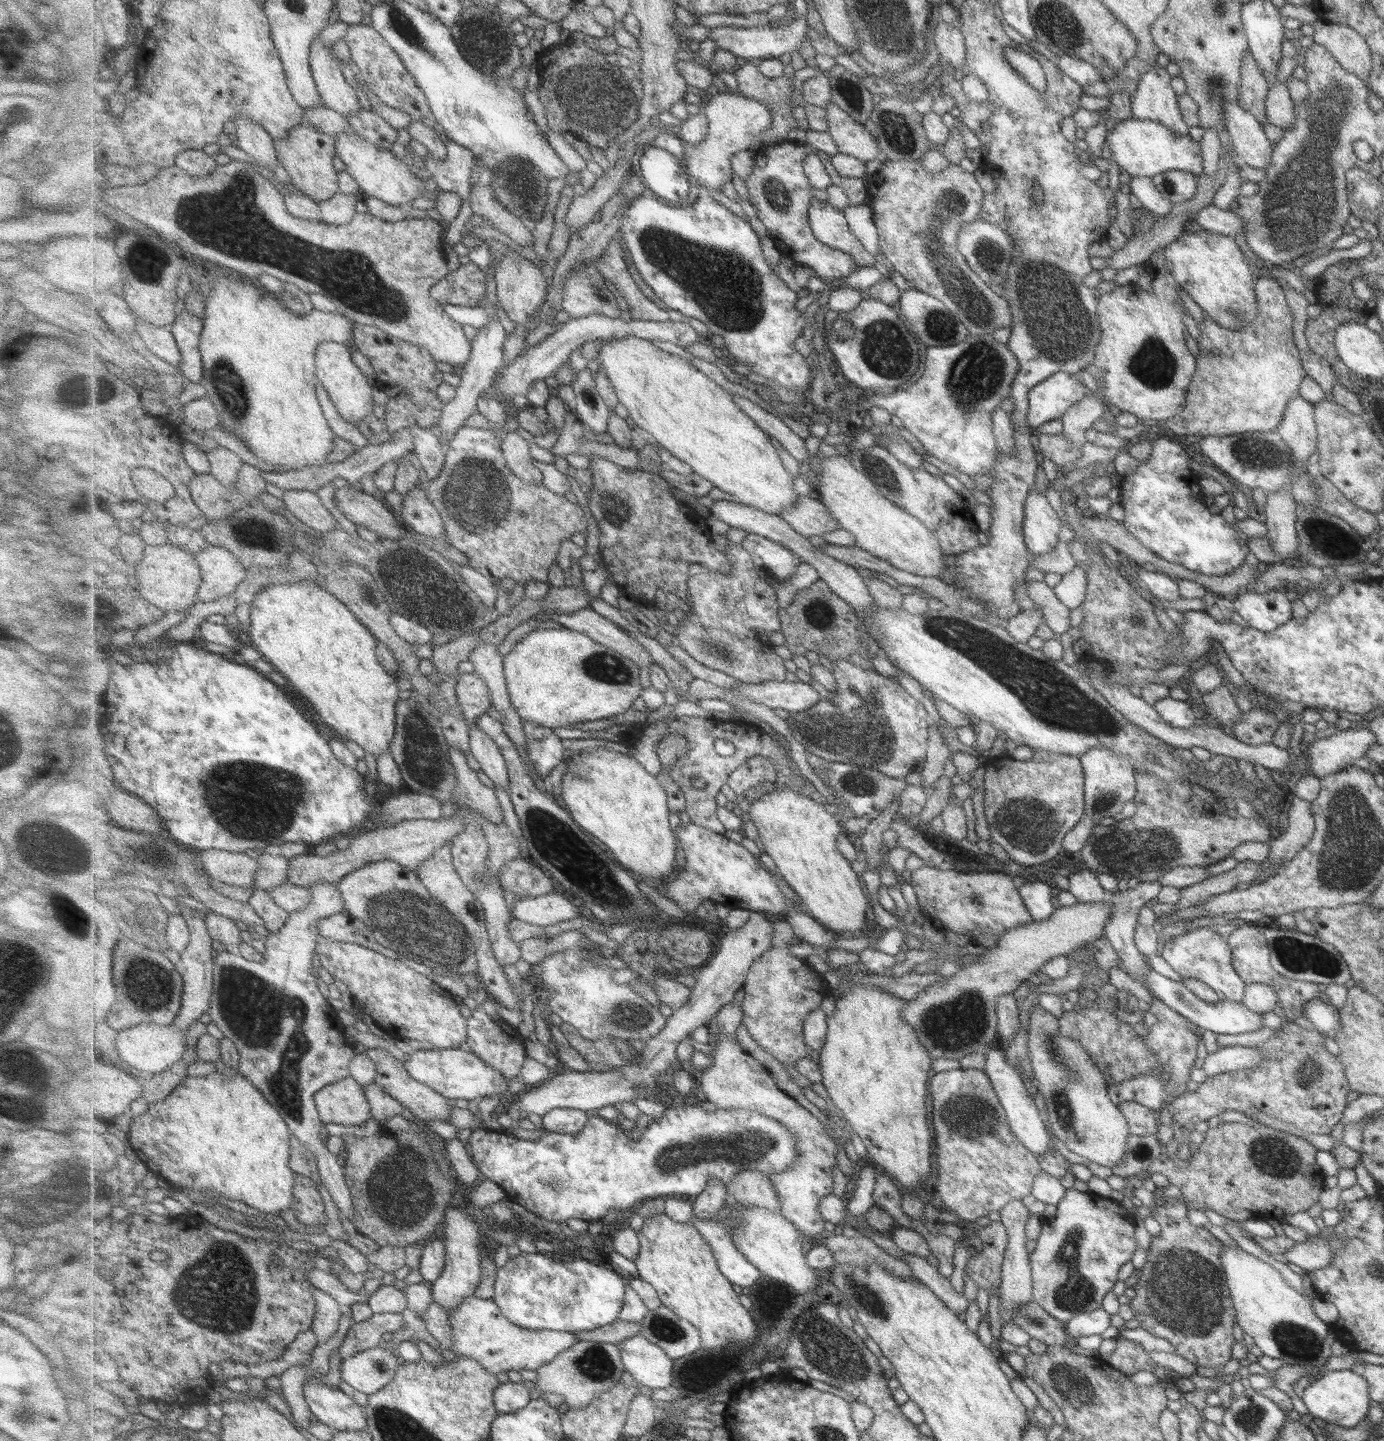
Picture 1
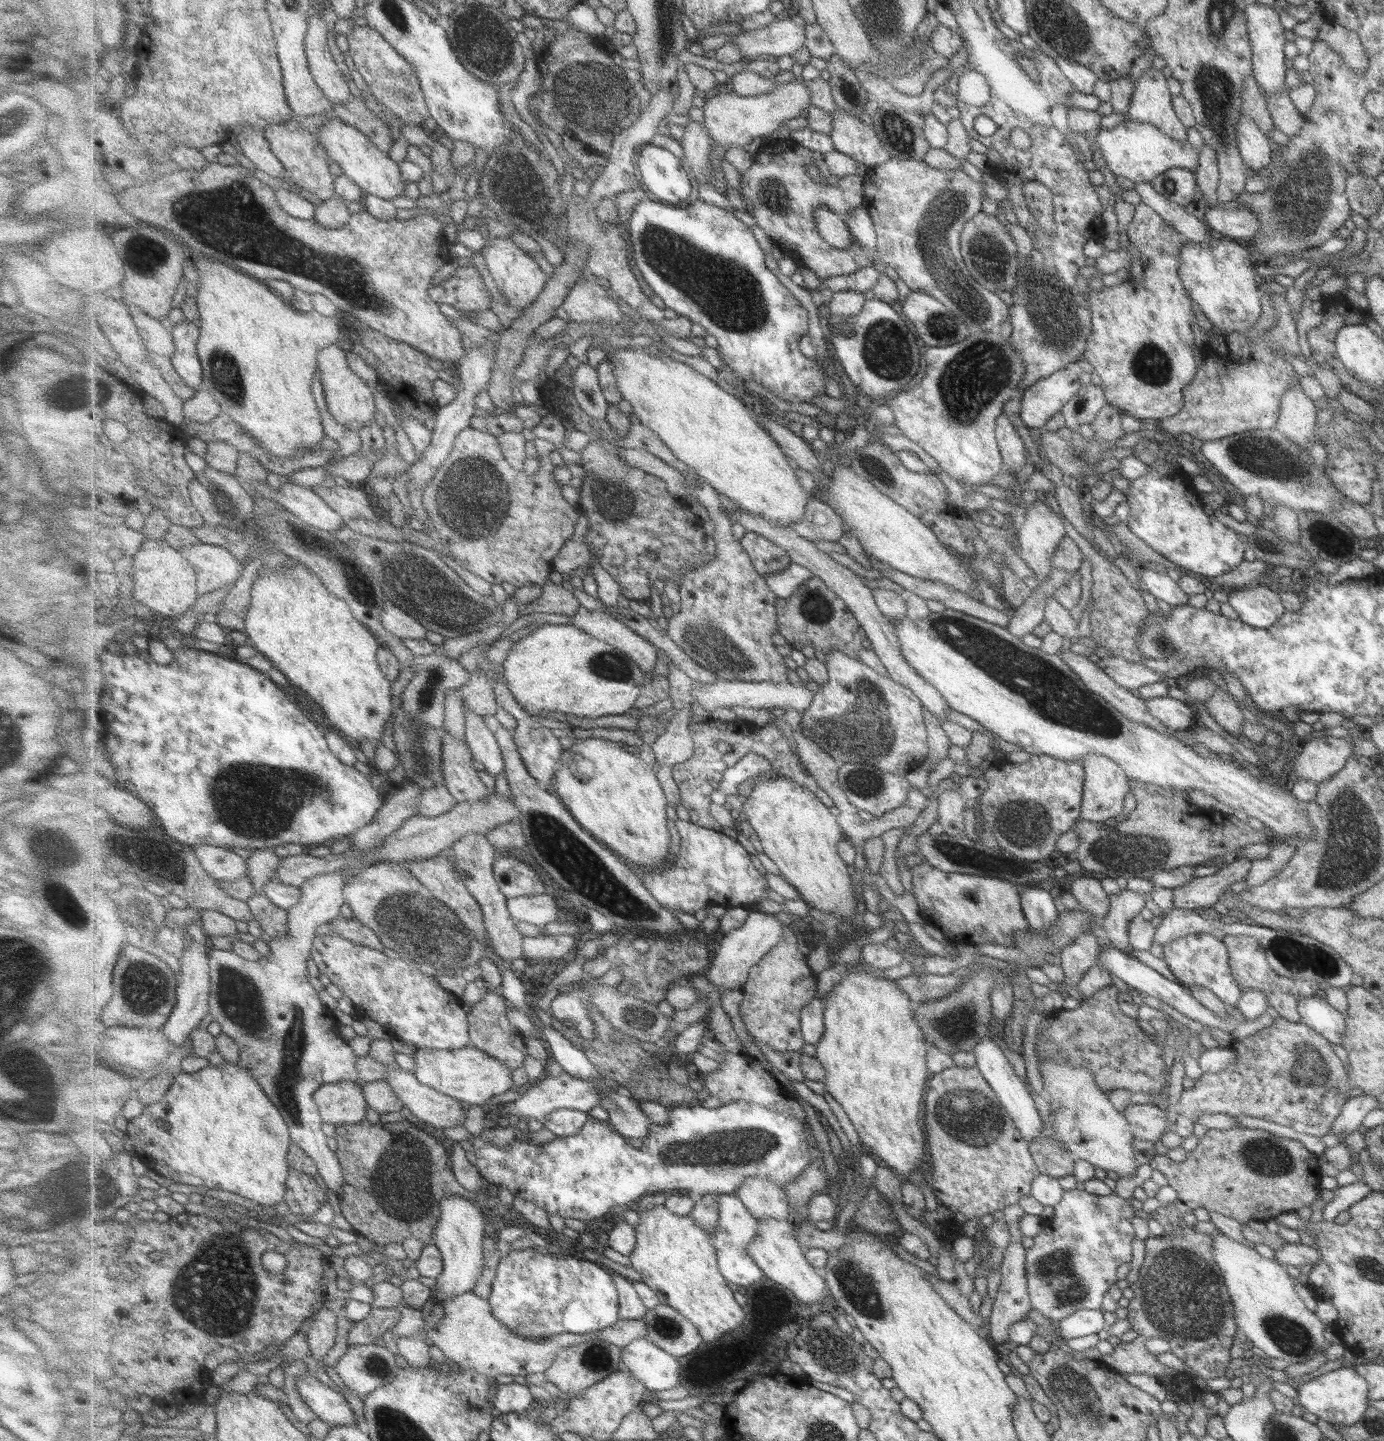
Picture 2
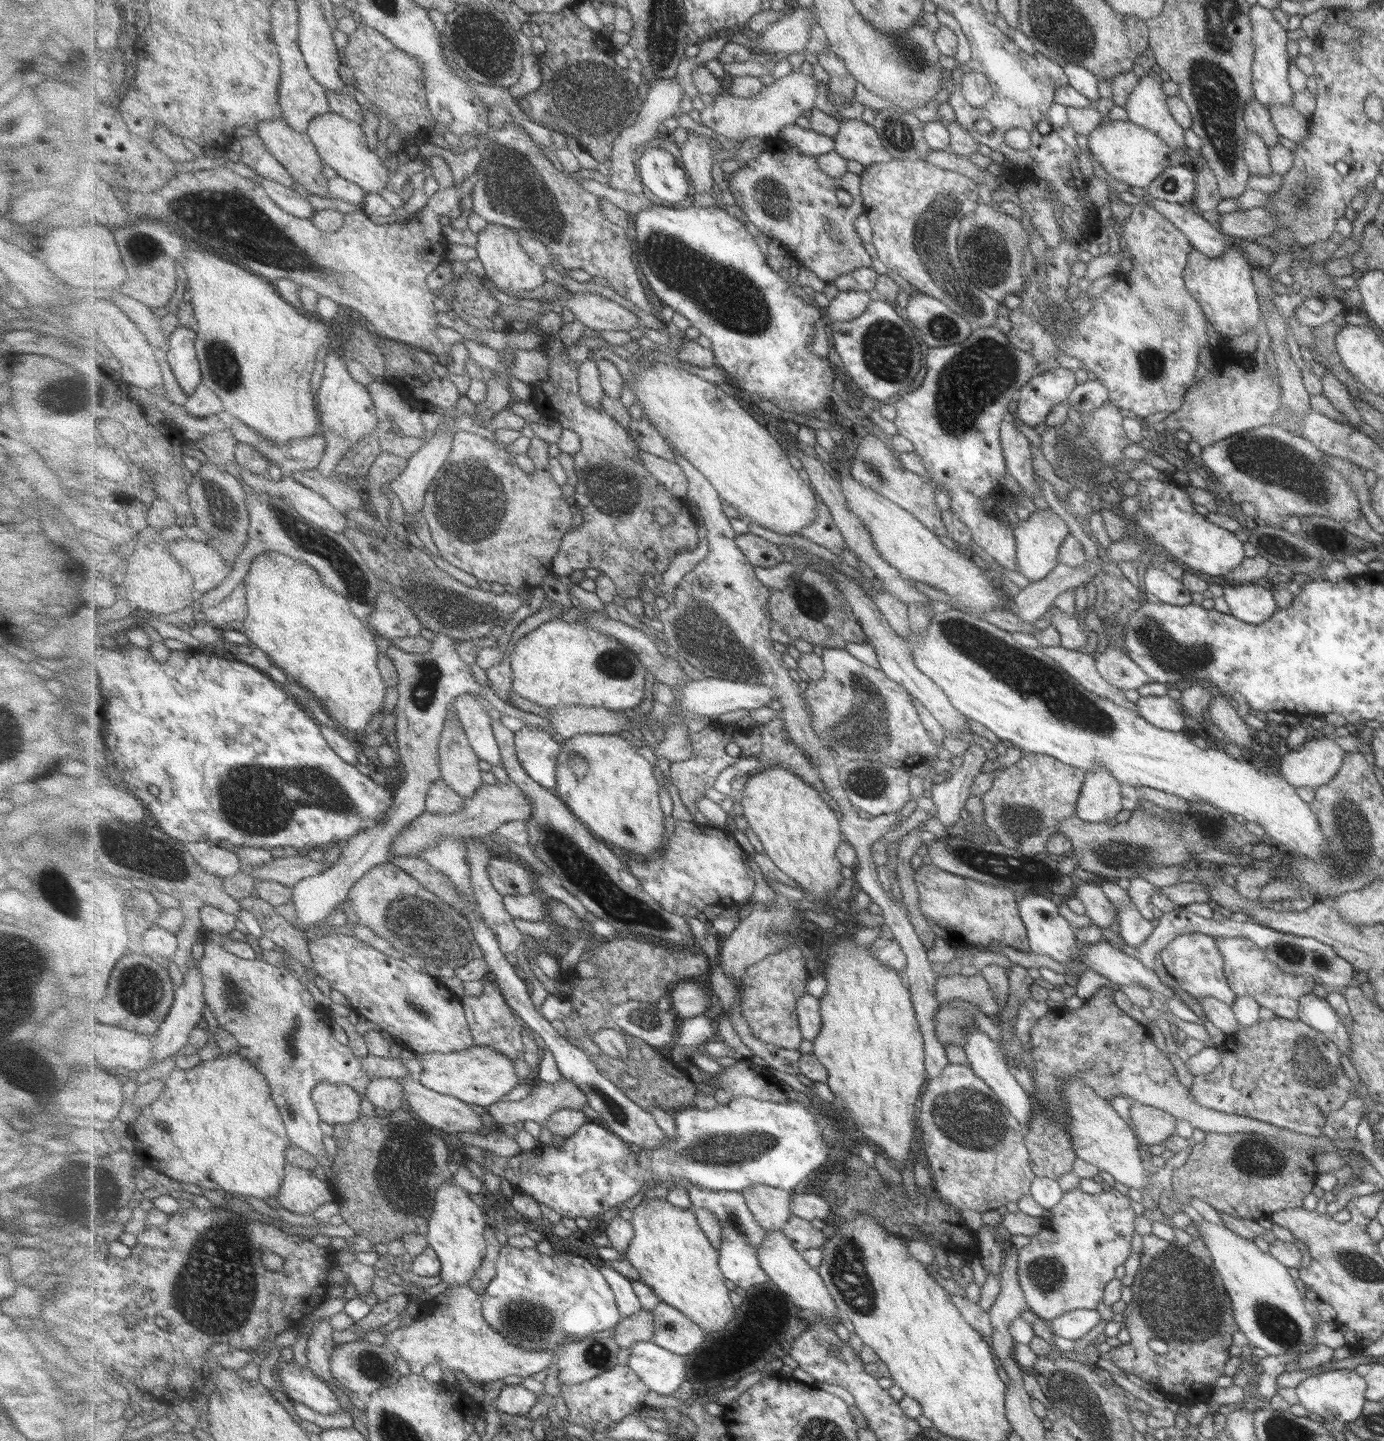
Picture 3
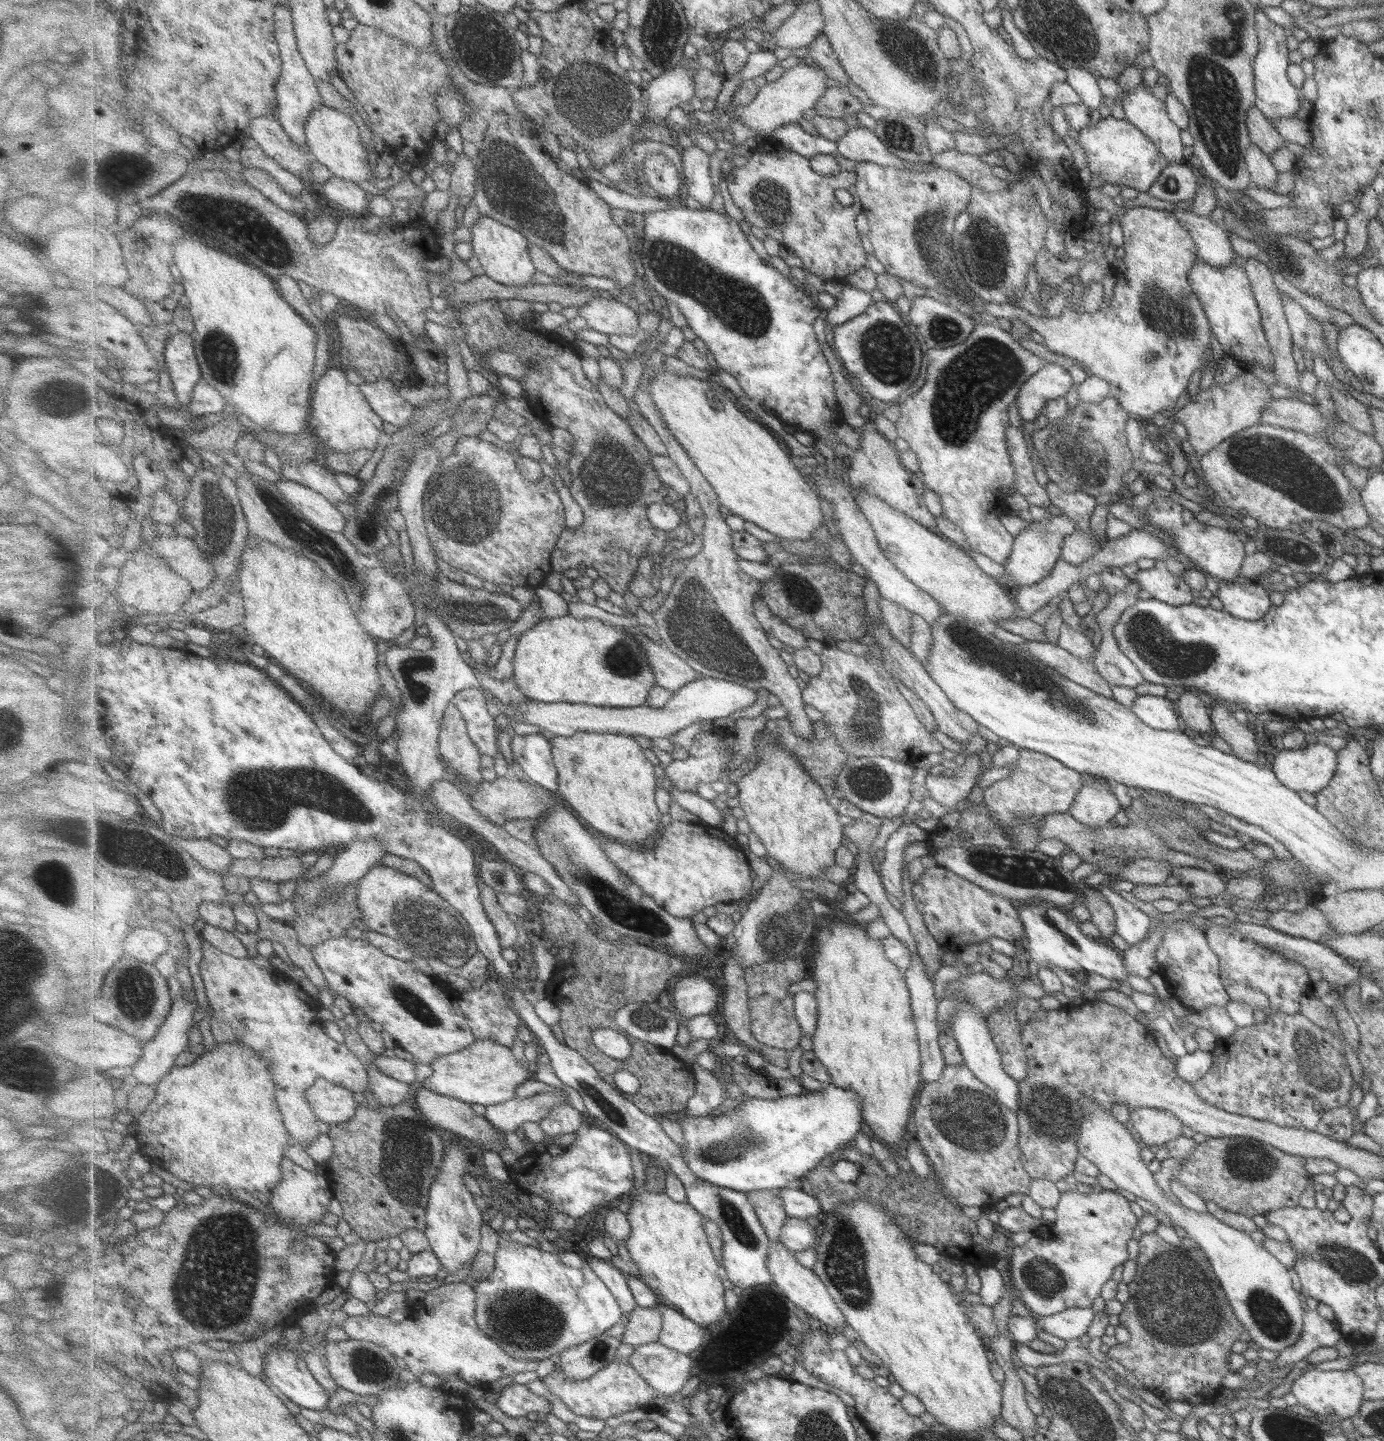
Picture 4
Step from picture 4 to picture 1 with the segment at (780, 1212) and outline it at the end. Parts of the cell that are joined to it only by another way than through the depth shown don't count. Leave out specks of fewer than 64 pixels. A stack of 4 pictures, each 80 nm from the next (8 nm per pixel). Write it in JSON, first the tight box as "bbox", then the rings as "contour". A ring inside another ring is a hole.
{"bbox":[728,1170,781,1212],"contour":[[[743,1170],[729,1182],[728,1199],[749,1208],[781,1212],[781,1201],[773,1184],[770,1176],[759,1170]]]}

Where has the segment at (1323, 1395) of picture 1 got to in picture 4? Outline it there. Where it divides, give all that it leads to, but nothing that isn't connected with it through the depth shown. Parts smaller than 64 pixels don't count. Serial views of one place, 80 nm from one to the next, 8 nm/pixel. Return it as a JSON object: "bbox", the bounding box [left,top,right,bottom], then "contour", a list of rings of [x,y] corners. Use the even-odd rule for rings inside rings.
{"bbox":[1290,1370,1364,1422],"contour":[[[1307,1370],[1291,1383],[1290,1392],[1295,1397],[1297,1405],[1307,1408],[1315,1415],[1326,1416],[1334,1422],[1357,1414],[1359,1405],[1364,1401],[1361,1379],[1351,1370]]]}

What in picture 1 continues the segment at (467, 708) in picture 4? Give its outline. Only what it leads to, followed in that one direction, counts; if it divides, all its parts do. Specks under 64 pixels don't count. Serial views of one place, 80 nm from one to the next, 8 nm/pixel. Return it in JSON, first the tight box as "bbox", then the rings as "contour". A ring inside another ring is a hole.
{"bbox":[469,722,510,788],"contour":[[[475,722],[475,727],[470,729],[469,748],[482,771],[497,787],[507,788],[510,786],[510,774],[501,749],[487,733],[483,733],[483,730],[479,729],[477,722]]]}

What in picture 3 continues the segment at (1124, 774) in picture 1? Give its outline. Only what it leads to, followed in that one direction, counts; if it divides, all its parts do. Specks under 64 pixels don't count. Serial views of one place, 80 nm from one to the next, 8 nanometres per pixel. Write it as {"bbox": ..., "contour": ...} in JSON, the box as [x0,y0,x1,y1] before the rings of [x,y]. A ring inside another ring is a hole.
{"bbox":[1073,766,1122,823],"contour":[[[1101,766],[1084,772],[1073,816],[1089,823],[1104,823],[1122,810],[1120,784]]]}

